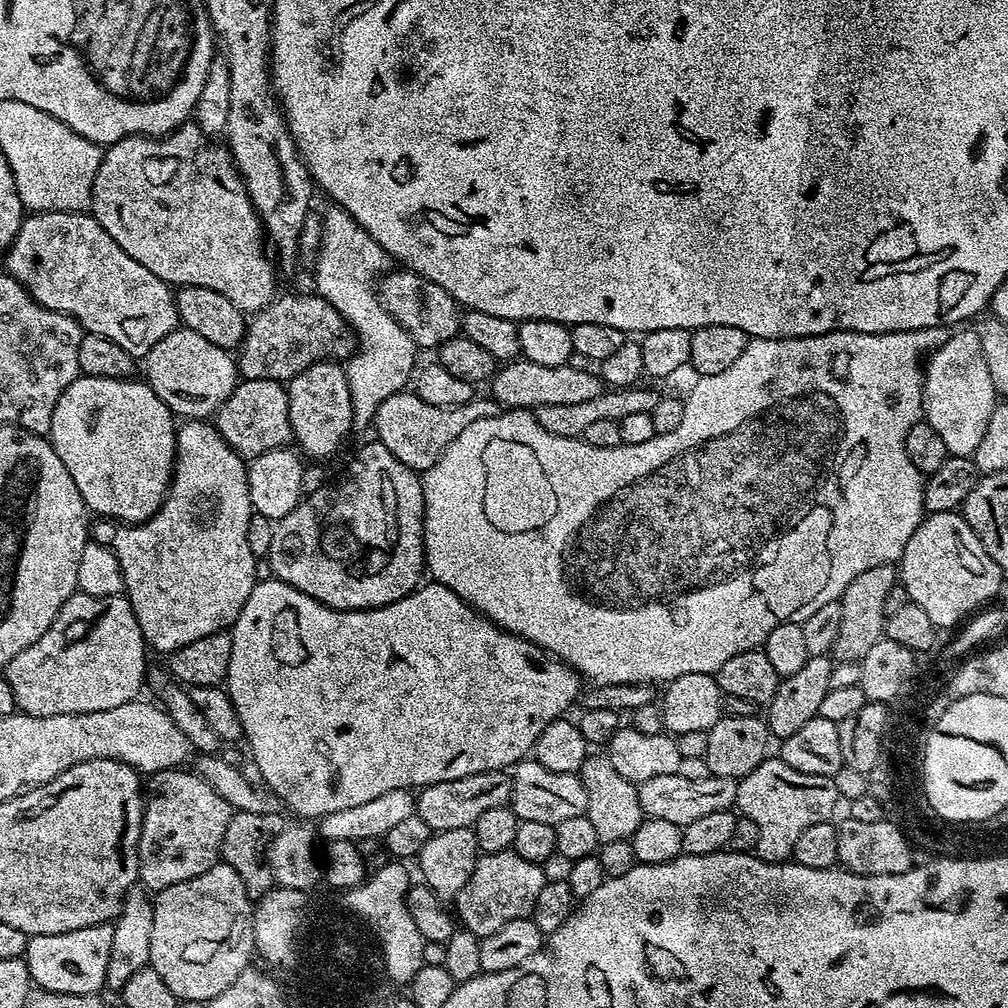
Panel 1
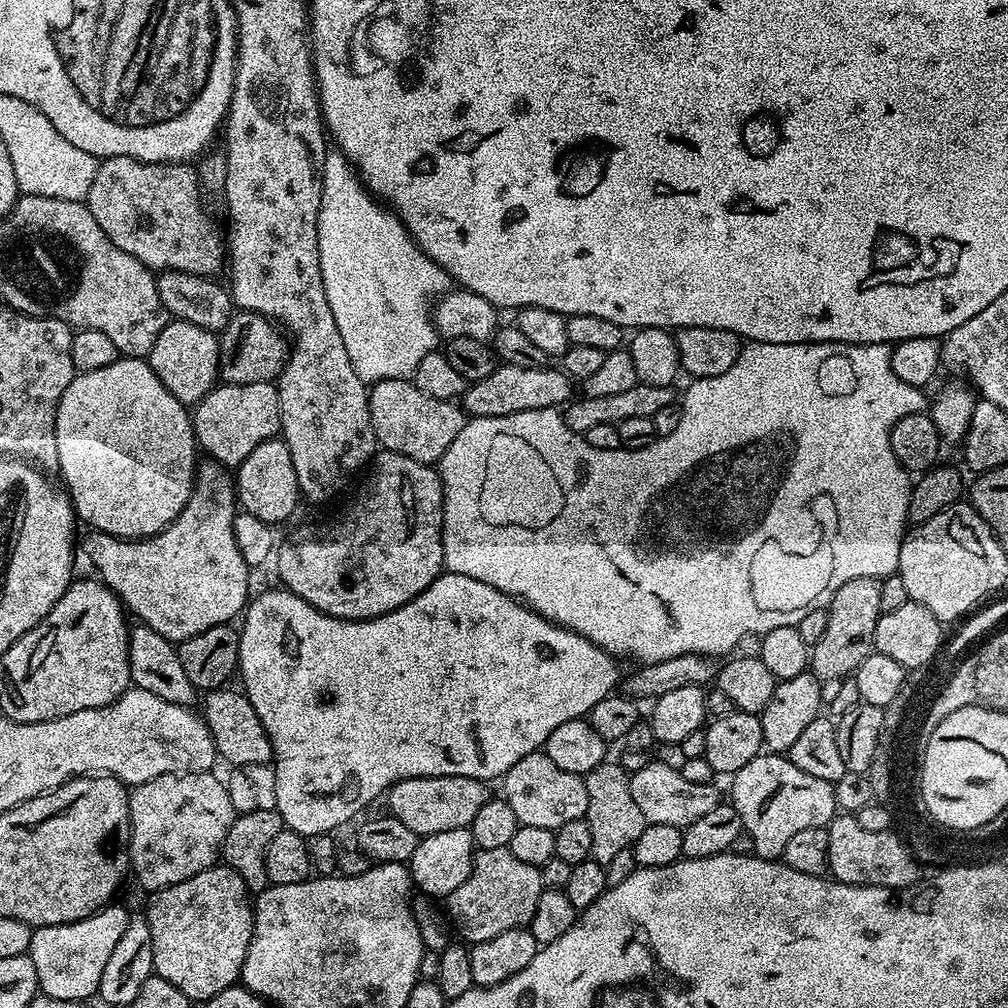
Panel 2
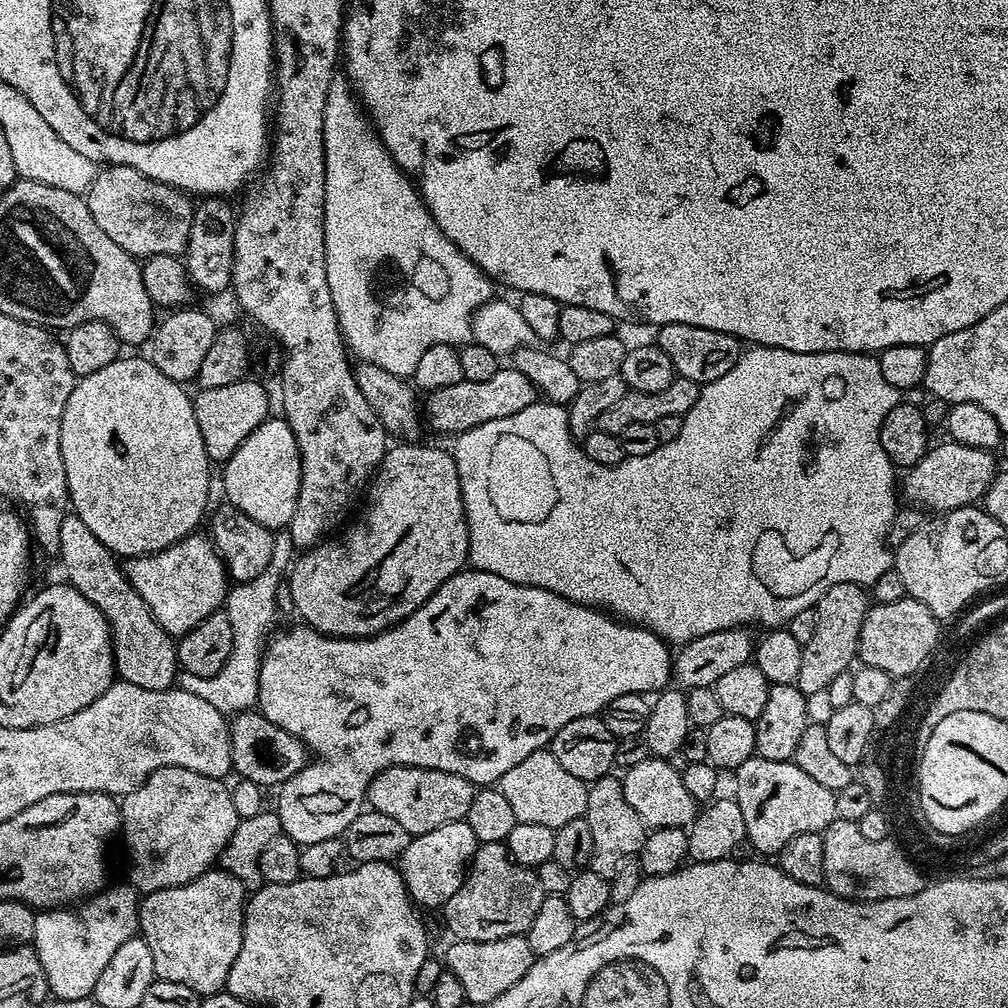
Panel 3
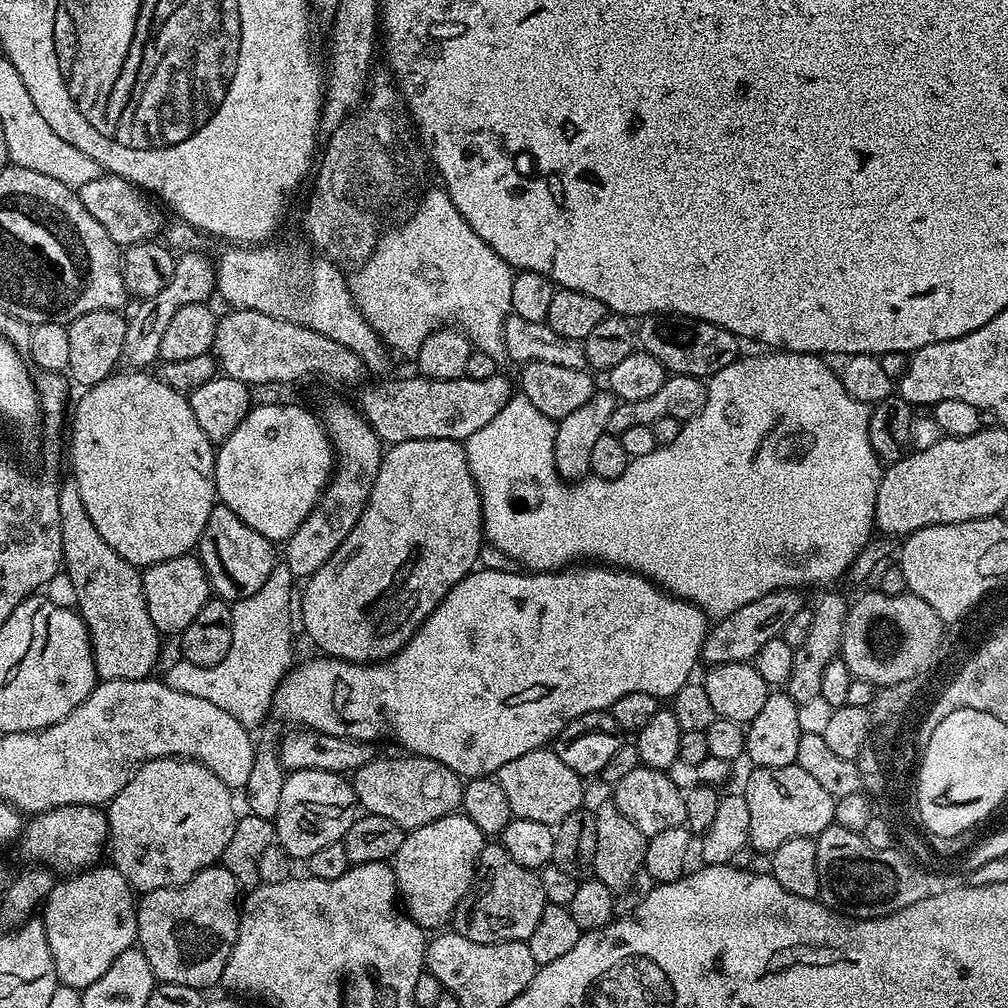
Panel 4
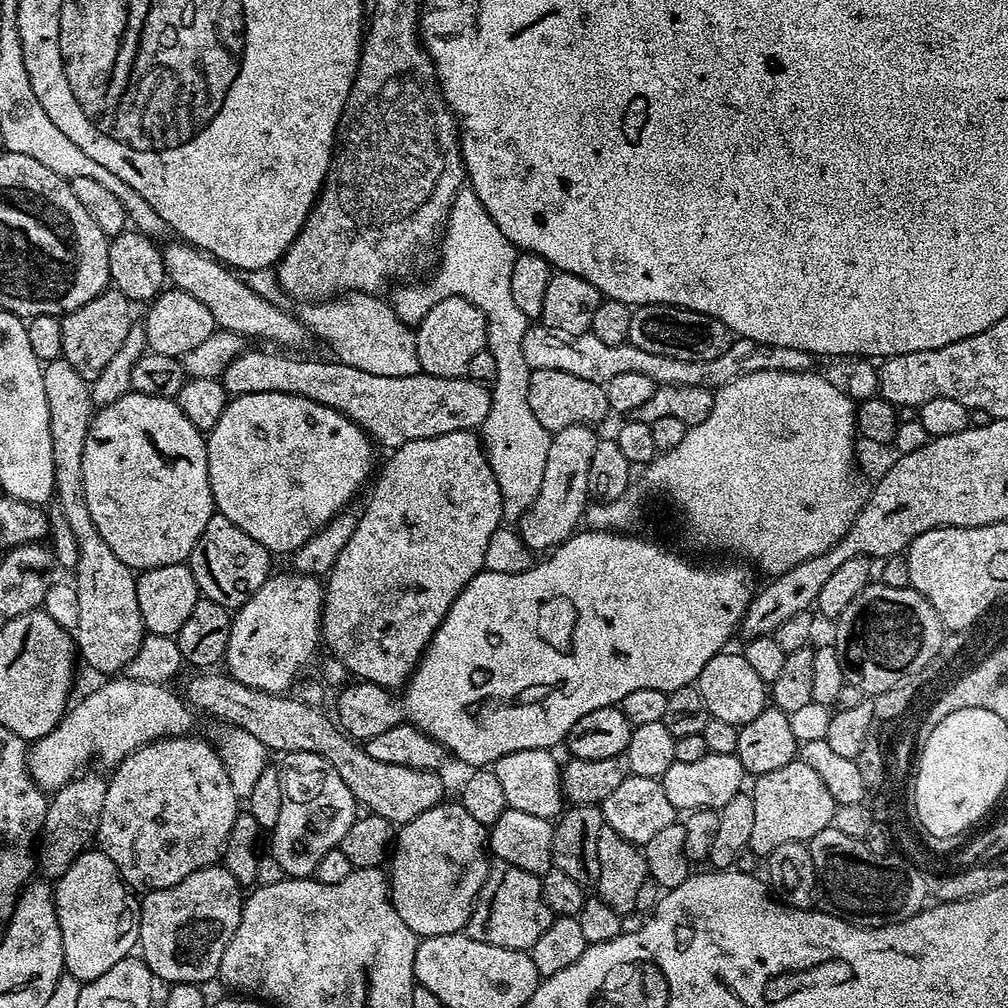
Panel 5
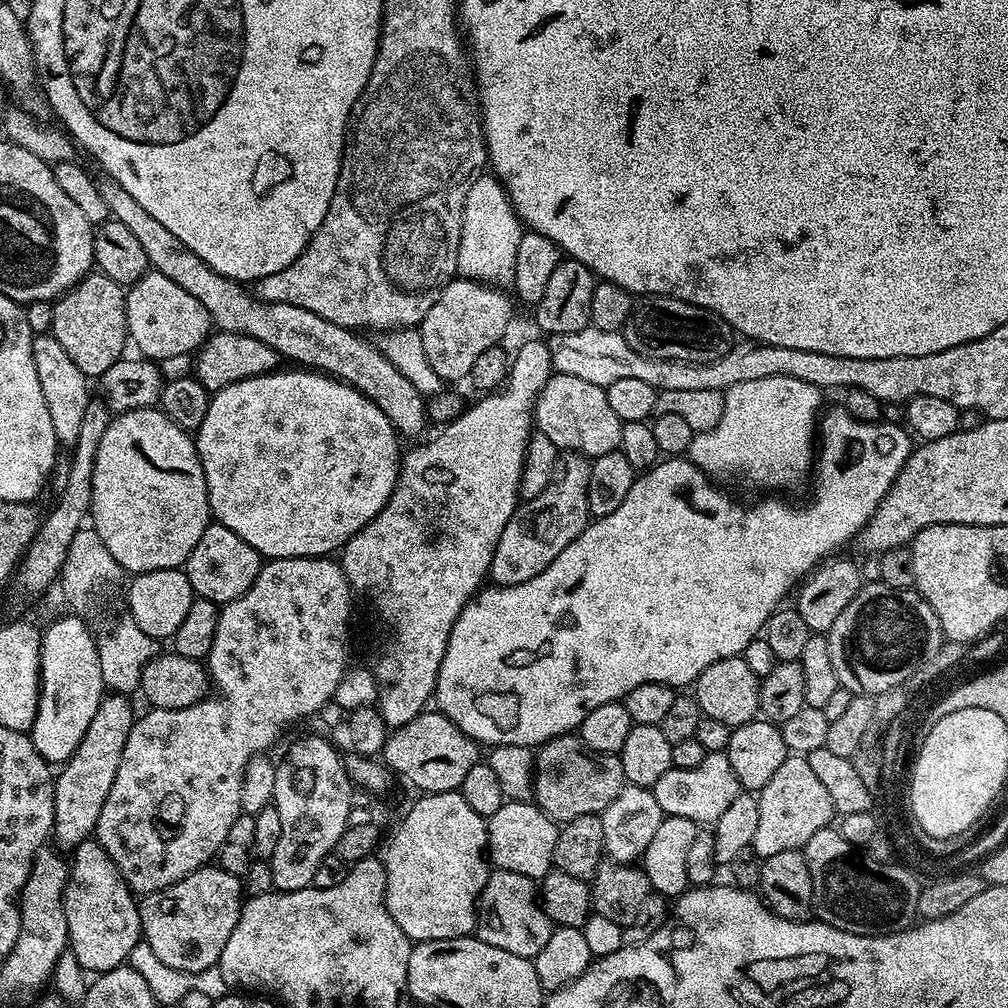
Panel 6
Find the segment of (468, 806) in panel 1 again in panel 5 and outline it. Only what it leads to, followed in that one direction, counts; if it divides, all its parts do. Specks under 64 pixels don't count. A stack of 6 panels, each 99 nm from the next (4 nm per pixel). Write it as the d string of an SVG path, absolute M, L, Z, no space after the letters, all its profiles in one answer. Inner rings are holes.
M204 670L189 678L186 699L193 709L201 708L202 711L225 720L225 725L254 734L254 738L258 738L258 742L262 742L273 753L312 752L308 754L325 760L335 768L342 782L346 782L357 805L371 815L381 816L393 826L399 826L418 818L418 814L430 810L445 799L444 780L439 776L439 771L378 762L375 758L370 758L370 754L366 754L356 740L344 734L332 736L333 717L331 720L329 713L318 708L315 703L295 700L292 694L273 694L263 692L261 688L247 688L233 676L218 673Z

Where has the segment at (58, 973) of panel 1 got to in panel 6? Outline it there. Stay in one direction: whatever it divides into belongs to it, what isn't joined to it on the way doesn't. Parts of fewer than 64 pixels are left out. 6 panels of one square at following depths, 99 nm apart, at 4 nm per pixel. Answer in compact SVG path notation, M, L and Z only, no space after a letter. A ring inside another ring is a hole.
M95 838L82 841L71 853L64 909L68 948L88 974L109 972L121 967L142 940L137 897L124 881L124 875L110 854L106 854Z

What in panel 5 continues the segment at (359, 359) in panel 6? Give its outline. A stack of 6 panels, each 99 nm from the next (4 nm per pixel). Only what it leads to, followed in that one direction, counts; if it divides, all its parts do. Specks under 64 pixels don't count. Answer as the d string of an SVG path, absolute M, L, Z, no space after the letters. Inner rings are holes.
M186 242L164 244L164 269L168 275L171 287L179 288L181 292L190 294L190 298L198 298L210 314L214 314L217 329L225 332L237 332L240 336L251 338L261 336L264 340L274 340L285 344L285 349L298 350L304 344L304 339L310 336L309 328L303 324L299 315L283 312L275 300L267 300L247 285L232 268L220 260L201 251Z

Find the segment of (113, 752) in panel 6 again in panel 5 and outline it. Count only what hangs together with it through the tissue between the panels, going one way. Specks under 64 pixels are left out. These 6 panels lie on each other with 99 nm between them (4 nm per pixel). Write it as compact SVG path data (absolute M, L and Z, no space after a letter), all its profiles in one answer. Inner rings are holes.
M78 774L66 786L51 793L44 819L44 829L38 837L38 872L49 882L59 880L72 863L95 841L98 822L102 818L102 802L106 802L108 781L102 775Z

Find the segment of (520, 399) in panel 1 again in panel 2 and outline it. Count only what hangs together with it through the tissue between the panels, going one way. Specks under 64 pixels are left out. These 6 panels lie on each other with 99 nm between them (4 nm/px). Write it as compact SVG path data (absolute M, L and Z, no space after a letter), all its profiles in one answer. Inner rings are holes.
M501 363L494 370L494 374L469 383L462 397L462 407L469 417L485 416L486 418L518 414L526 410L556 408L567 405L573 399L572 386L574 386L572 377L556 366L527 368Z

